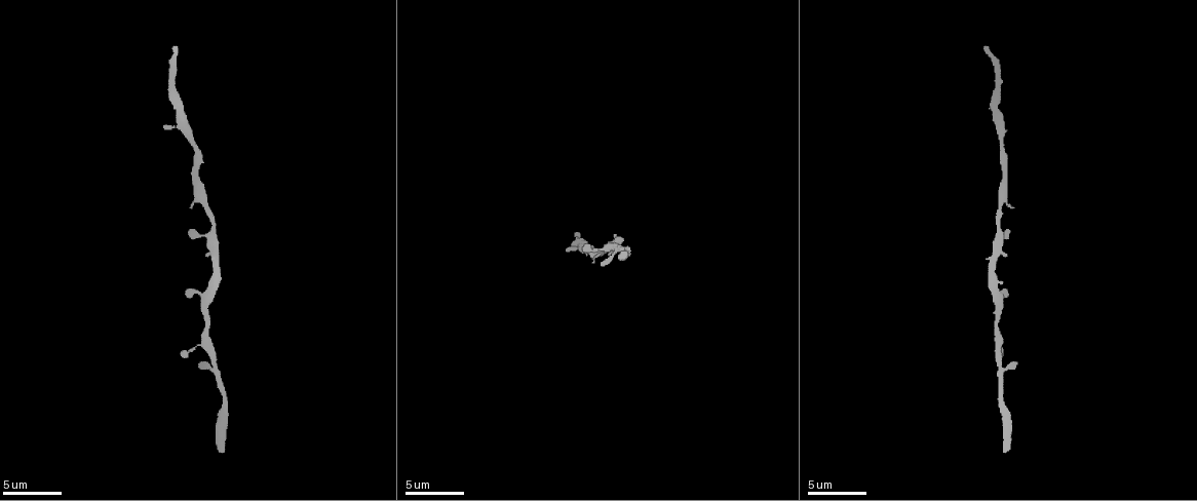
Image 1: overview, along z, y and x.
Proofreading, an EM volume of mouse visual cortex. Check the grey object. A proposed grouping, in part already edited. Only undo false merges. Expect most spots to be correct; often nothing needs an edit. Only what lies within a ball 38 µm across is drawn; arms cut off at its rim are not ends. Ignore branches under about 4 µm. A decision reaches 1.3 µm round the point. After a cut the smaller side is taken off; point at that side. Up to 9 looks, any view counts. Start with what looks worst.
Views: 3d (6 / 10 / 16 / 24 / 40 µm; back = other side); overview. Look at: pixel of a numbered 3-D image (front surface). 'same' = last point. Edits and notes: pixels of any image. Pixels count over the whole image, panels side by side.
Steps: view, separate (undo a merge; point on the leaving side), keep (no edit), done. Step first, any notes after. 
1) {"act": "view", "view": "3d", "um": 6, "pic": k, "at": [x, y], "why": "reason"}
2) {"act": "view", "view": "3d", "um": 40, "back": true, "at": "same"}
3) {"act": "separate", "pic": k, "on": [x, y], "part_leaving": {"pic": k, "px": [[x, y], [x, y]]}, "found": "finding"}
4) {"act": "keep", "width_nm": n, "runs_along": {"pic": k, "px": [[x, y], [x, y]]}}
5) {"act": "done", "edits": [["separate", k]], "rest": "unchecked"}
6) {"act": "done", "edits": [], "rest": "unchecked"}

{"act": "view", "view": "3d", "um": 10, "pic": 1, "at": [210, 241], "why": "small branch off a trunk"}

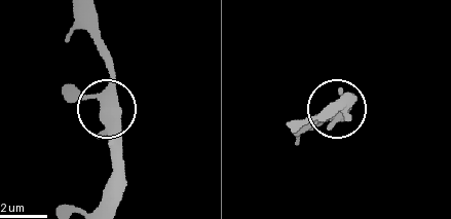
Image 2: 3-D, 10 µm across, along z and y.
{"act": "keep", "side_arm_um": 19, "runs_along": {"pic": 2, "px": [[114, 112], [105, 101], [110, 60], [105, 43]]}, "found": "continuous, no second neuron"}

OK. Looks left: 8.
{"act": "view", "view": "3d", "um": 16, "pic": 1, "at": [211, 355], "why": "thick turns thin"}

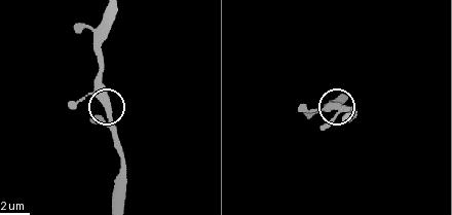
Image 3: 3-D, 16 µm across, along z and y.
{"act": "keep", "found": "one neuron here"}

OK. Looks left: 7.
{"act": "view", "view": "3d", "um": 6, "pic": 1, "at": [996, 300], "why": "thick turns thin"}

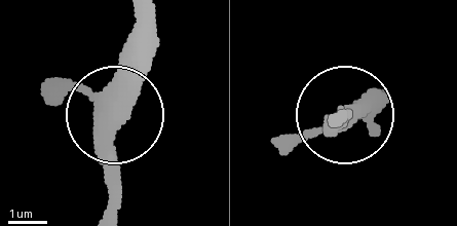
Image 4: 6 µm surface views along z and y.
{"act": "view", "view": "3d", "um": 6, "back": true, "pic": 4, "at": [123, 115], "why": "other side"}

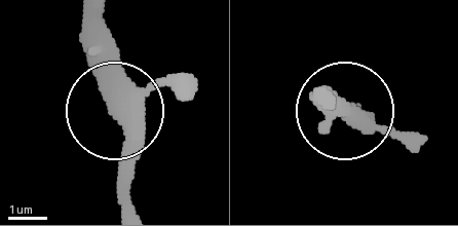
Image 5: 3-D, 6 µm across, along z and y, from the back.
{"act": "keep", "arms": 3, "found": "one neuron here"}

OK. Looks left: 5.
{"act": "view", "view": "3d", "um": 16, "pic": 1, "at": [194, 142], "why": "thin neck"}

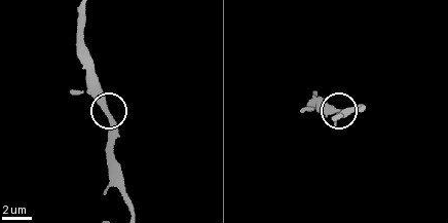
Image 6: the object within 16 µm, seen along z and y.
{"act": "keep", "runs_along": {"pic": 6, "px": [[132, 209], [113, 154], [113, 124], [96, 77]]}, "found": "one neuron here"}

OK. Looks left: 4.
{"act": "done", "edits": [], "rest": "unchecked"}

